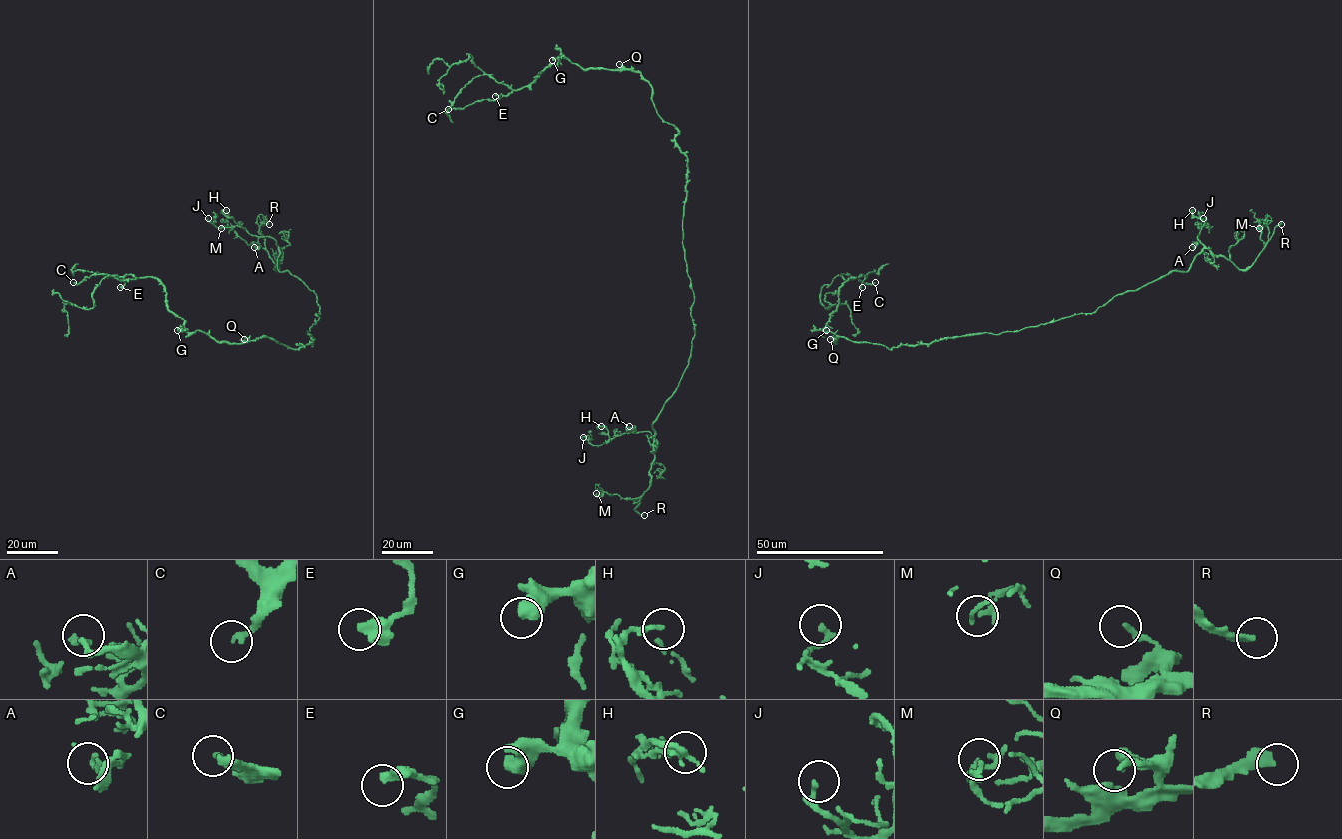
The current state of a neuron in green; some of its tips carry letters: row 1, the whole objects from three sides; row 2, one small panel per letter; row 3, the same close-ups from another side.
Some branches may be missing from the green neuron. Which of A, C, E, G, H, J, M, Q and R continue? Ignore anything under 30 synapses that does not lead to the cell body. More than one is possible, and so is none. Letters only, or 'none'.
R

